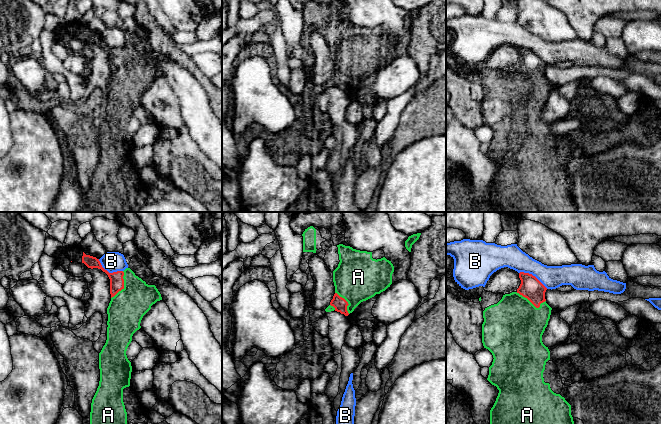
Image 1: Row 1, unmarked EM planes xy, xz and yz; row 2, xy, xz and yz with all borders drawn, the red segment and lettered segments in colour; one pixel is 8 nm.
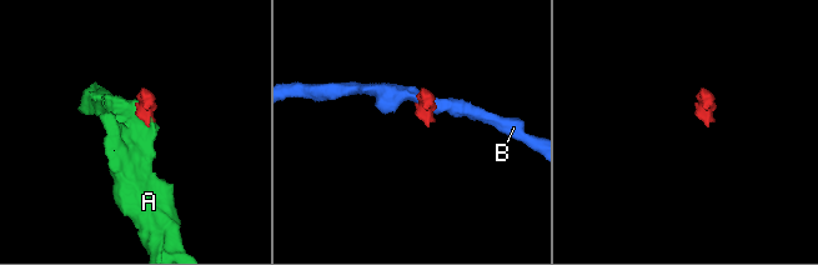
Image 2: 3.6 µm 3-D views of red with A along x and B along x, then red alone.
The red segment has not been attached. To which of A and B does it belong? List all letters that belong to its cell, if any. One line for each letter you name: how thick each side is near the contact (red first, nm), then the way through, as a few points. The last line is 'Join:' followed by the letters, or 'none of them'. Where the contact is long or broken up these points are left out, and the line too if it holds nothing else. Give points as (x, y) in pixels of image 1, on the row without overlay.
A: 180 nm thick on the red side, 480 nm on the other; runs through yz (531, 64), (531, 78), (523, 93), (513, 103)
Join: A

